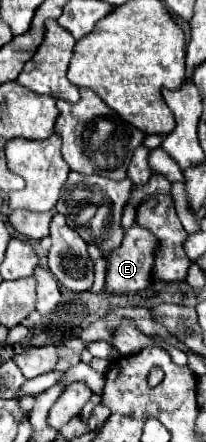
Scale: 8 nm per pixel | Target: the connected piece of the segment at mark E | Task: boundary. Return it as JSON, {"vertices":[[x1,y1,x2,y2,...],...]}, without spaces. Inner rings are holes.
{"vertices":[[133,224,121,246,115,250,101,250,101,258,107,262,107,276,105,276,105,292,109,294,131,294,131,292,139,292,145,290,150,285,151,268,154,264,153,250,157,246,157,240,151,232,147,232,145,228]]}

